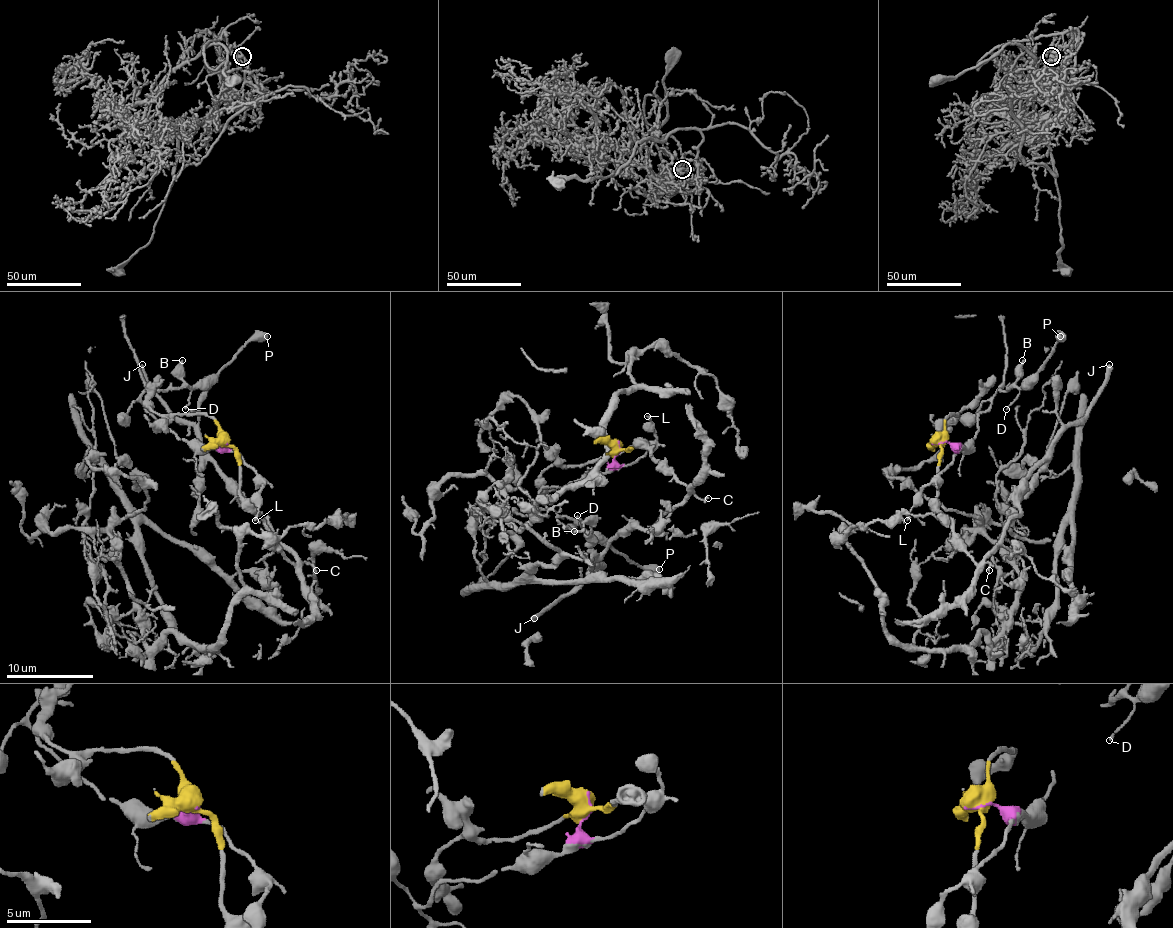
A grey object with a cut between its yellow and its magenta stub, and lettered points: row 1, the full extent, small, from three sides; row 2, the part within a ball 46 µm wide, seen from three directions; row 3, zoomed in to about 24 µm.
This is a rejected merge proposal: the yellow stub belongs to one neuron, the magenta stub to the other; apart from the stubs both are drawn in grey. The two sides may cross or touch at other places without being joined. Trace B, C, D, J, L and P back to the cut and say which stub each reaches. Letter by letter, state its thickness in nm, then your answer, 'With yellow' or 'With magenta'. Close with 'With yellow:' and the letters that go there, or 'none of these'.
B: Thickness 280 nm. With magenta
C: Thickness 160 nm. With yellow
D: Thickness 130 nm. With magenta
J: Thickness 420 nm. With yellow
L: Thickness 200 nm. With magenta
P: Thickness 550 nm. With magenta
With yellow: C, J

